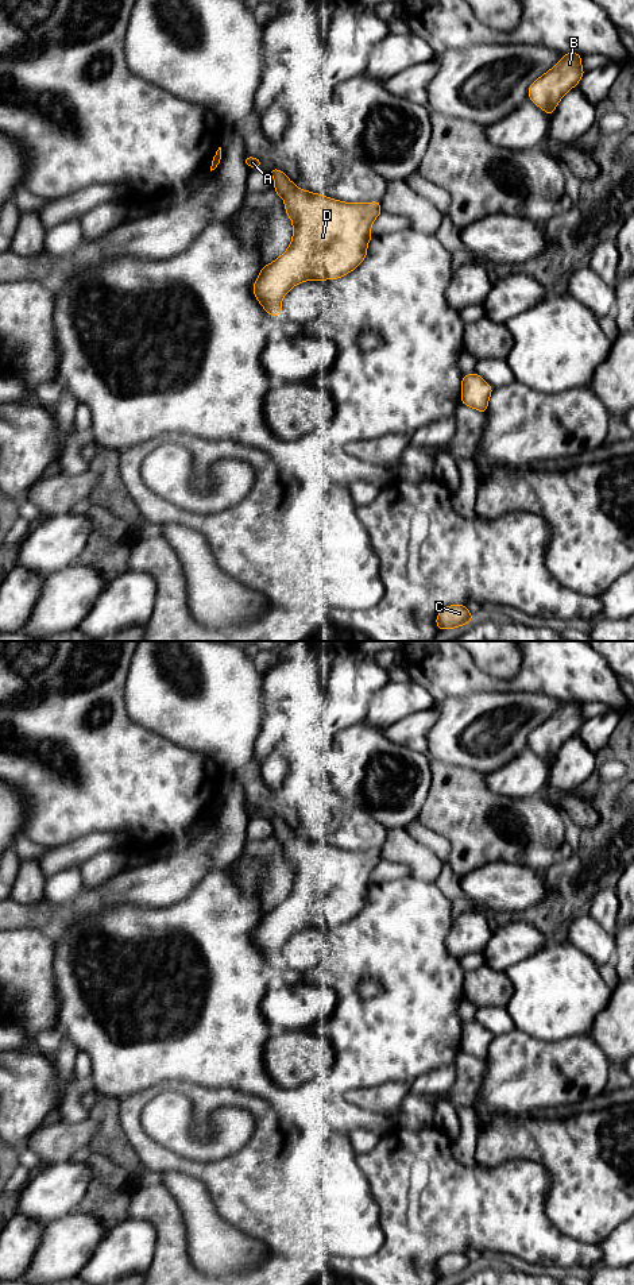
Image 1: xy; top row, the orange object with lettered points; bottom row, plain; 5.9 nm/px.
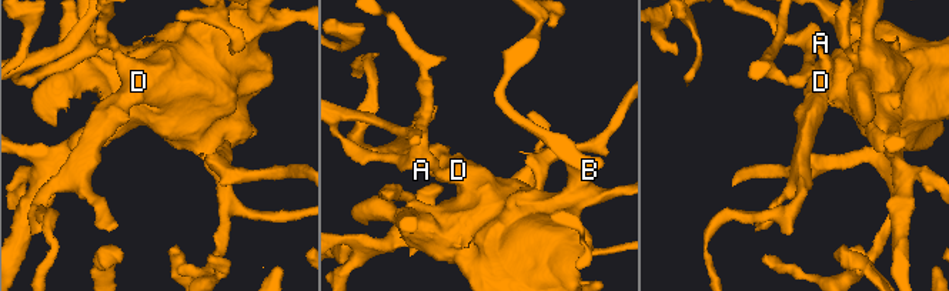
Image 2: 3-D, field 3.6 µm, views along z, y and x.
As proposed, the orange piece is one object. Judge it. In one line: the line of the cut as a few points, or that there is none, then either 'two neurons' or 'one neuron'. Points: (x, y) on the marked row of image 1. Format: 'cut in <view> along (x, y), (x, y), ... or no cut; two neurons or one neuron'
no cut; one neuron

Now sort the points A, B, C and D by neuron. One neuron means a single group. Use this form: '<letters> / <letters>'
A B C D

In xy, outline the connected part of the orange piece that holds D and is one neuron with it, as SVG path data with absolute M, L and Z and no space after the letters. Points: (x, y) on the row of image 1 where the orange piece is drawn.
M279 169L268 170L275 180L274 193L285 201L286 215L293 221L293 240L272 263L262 267L252 290L260 305L271 316L282 312L281 300L290 289L308 279L339 279L357 269L367 256L372 221L382 213L380 201L344 202L318 193L298 189Z

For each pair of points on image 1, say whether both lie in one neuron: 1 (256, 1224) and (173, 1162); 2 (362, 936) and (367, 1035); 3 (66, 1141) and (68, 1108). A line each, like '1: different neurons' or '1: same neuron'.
1: same neuron
2: same neuron
3: different neurons

